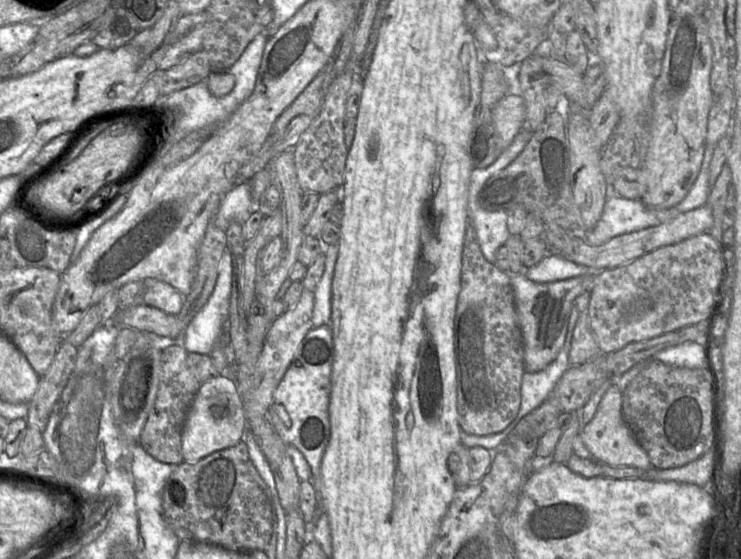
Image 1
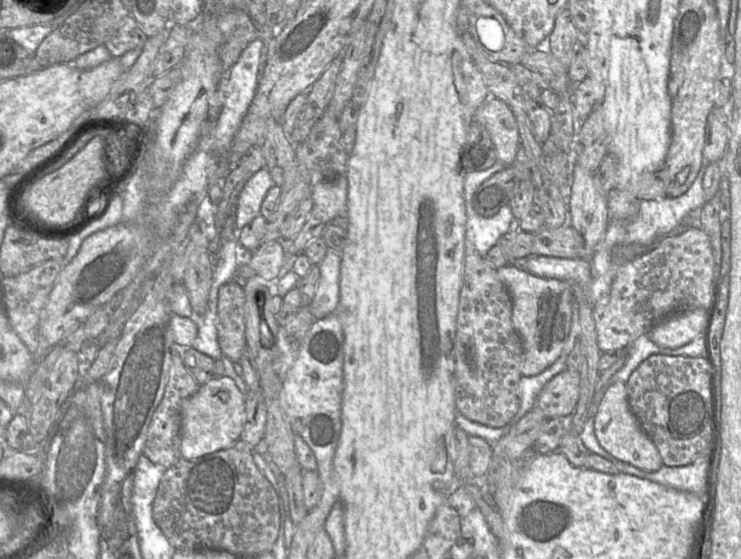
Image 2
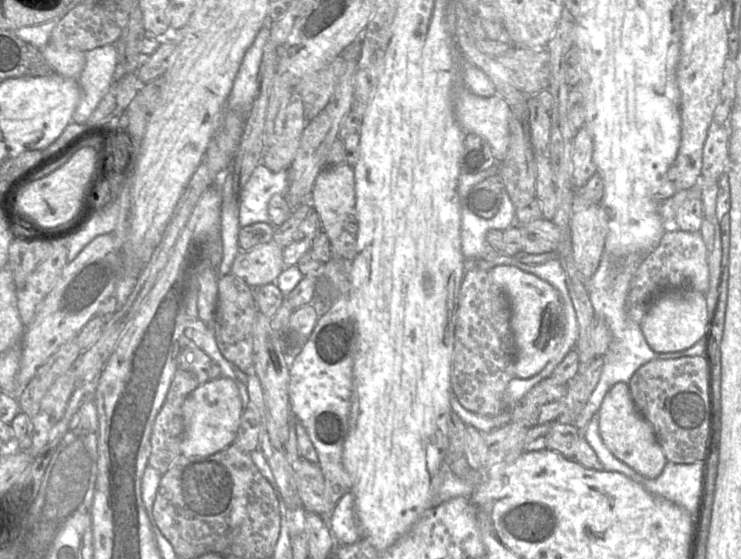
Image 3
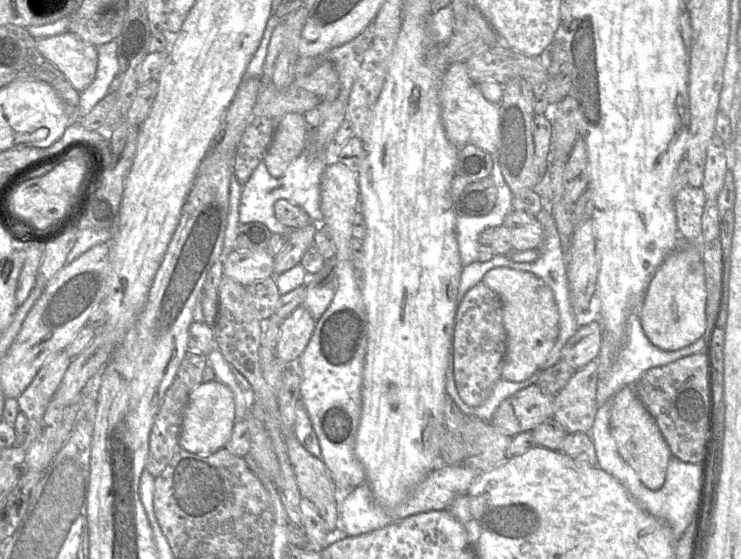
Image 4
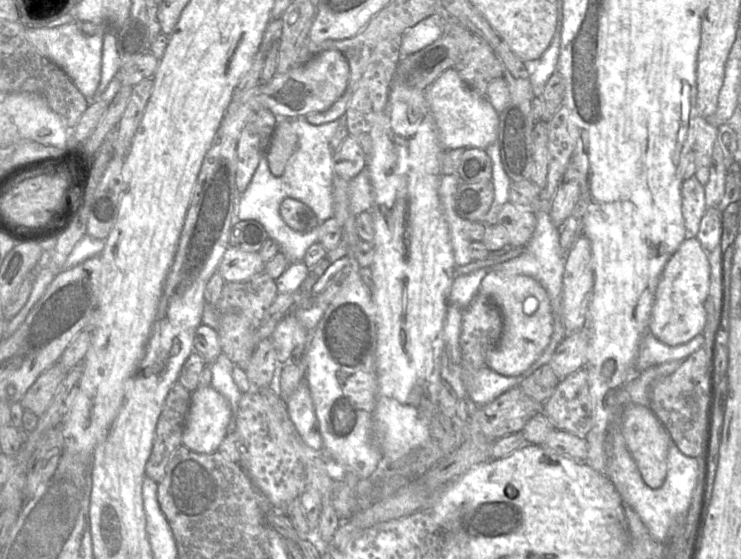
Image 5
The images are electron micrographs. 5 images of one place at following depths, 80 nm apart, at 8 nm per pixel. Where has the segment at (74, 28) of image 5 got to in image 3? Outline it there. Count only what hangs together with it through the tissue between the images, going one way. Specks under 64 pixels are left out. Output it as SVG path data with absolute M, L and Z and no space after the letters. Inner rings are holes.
M48 43L41 50L44 59L55 72L63 77L78 79L85 67L85 54L82 51L55 46Z

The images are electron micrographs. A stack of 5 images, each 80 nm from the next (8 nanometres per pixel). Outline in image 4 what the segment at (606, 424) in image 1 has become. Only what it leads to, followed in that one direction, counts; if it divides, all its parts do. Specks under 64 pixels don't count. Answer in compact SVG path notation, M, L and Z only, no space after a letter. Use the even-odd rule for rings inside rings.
M633 387L621 388L611 399L609 426L623 460L648 489L660 489L664 485L667 465L672 455L656 421L638 399Z

